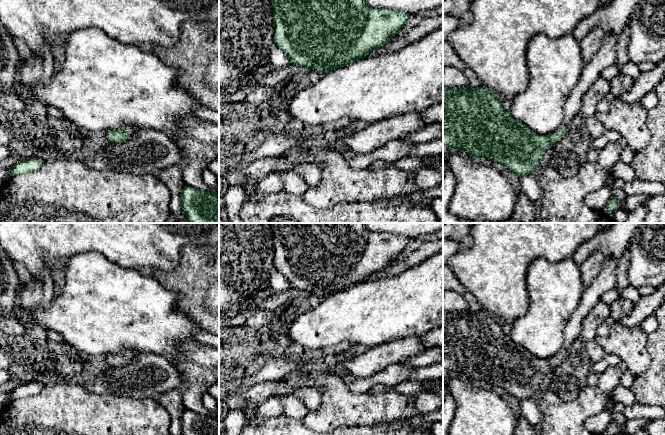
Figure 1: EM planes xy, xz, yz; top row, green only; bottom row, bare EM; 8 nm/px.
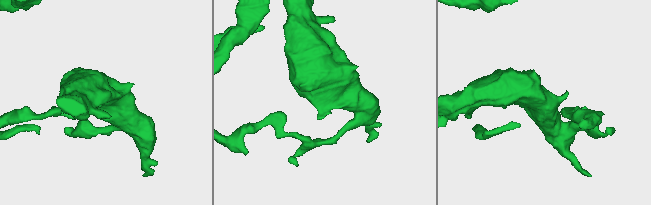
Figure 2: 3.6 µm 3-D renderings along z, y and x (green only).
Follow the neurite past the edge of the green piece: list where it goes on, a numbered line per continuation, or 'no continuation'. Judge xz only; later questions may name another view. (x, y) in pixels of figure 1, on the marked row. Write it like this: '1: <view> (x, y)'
no continuation

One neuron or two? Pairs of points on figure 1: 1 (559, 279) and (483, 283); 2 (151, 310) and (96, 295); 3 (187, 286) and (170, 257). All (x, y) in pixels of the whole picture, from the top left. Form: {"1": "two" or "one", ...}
{"1": "two", "2": "one", "3": "two"}

